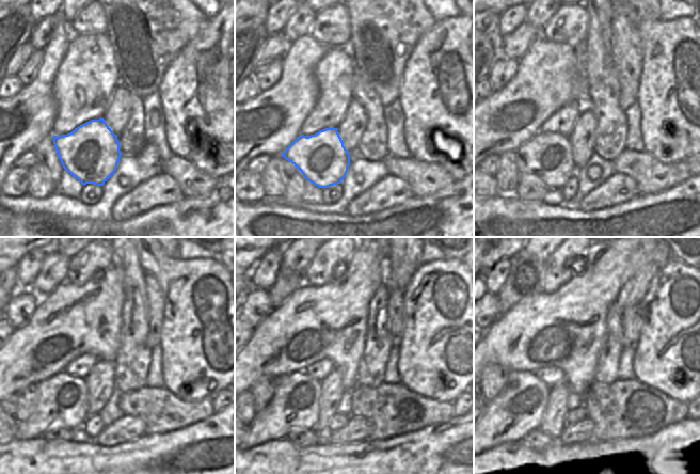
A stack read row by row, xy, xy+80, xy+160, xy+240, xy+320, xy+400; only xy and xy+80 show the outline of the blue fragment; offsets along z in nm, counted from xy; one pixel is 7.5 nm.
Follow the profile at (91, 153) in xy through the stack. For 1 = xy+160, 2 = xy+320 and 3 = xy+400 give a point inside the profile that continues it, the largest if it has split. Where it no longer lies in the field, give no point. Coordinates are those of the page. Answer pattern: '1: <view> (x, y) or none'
1: xy+160 (547, 156)
2: xy+320 (293, 406)
3: xy+400 (519, 411)

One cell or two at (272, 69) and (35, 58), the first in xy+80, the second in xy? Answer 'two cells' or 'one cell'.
one cell

